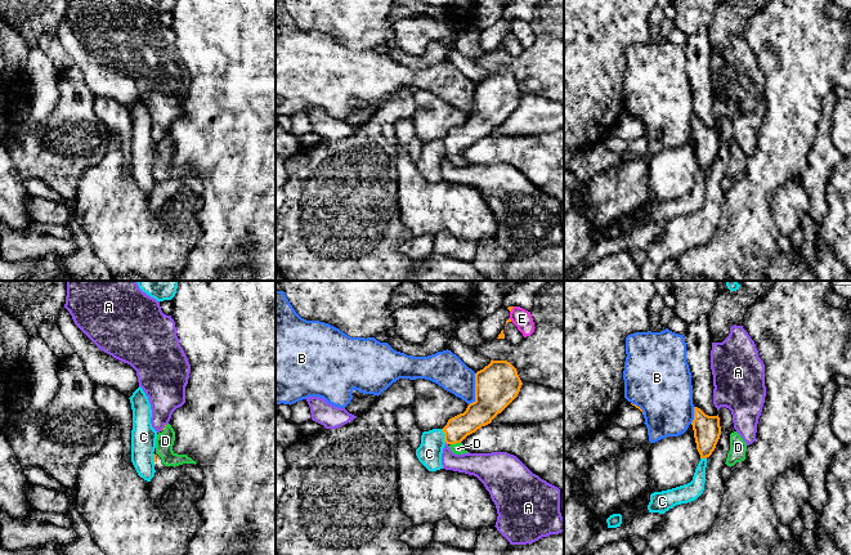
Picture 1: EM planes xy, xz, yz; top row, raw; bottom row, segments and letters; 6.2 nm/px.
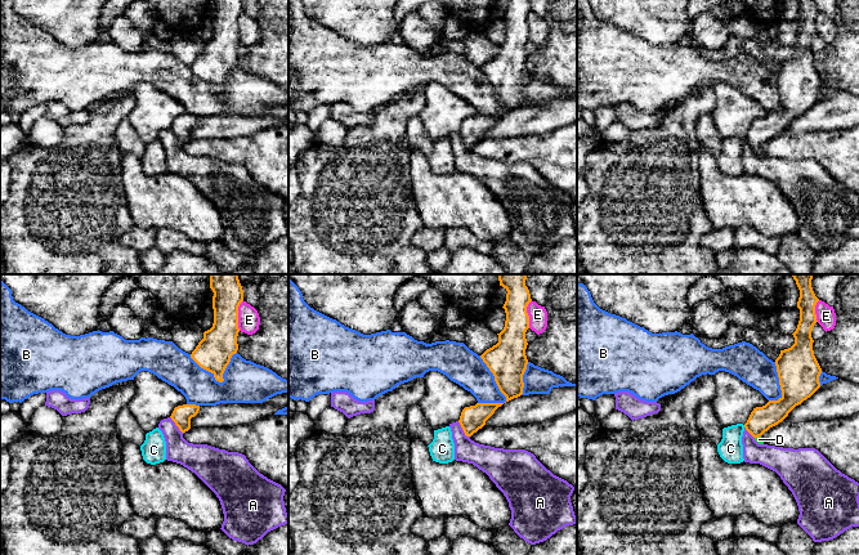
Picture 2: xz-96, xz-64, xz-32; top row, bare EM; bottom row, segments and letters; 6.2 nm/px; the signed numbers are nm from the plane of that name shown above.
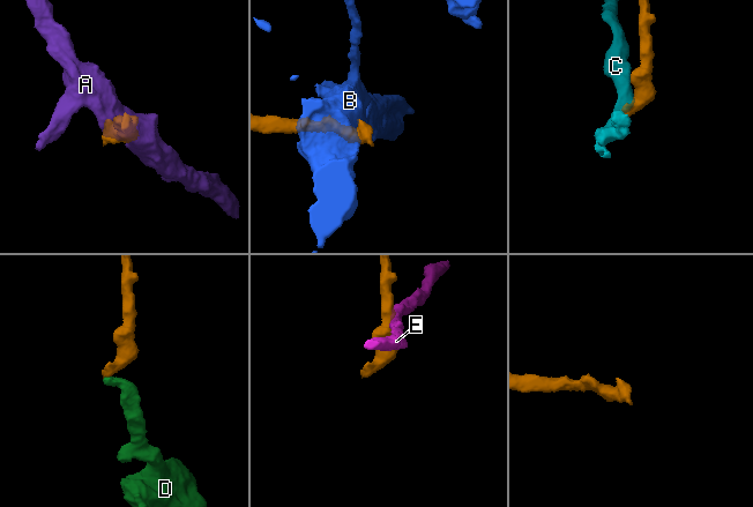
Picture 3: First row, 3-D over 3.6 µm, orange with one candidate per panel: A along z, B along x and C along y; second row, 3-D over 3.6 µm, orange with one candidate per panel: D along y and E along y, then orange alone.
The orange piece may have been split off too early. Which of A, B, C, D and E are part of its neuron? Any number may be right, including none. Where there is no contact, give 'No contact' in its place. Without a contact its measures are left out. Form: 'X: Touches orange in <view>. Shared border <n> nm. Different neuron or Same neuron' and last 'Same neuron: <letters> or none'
A: Touches orange in xy. Shared border 50 nm. Different neuron
B: Touches orange in xz. Shared border 200 nm. Different neuron
C: Touches orange in xz. Shared border 90 nm. Different neuron
D: Touches orange in xz. Shared border 70 nm. Same neuron
E: Touches orange in xz. Shared border 50 nm. Different neuron
Same neuron: D

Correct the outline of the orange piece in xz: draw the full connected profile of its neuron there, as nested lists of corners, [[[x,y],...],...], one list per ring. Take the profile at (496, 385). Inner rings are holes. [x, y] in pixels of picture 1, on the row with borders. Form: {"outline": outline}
{"outline": [[[491,361],[475,373],[475,400],[442,429],[444,442],[456,455],[469,453],[461,443],[467,435],[492,422],[519,394],[523,382],[507,361]]]}

